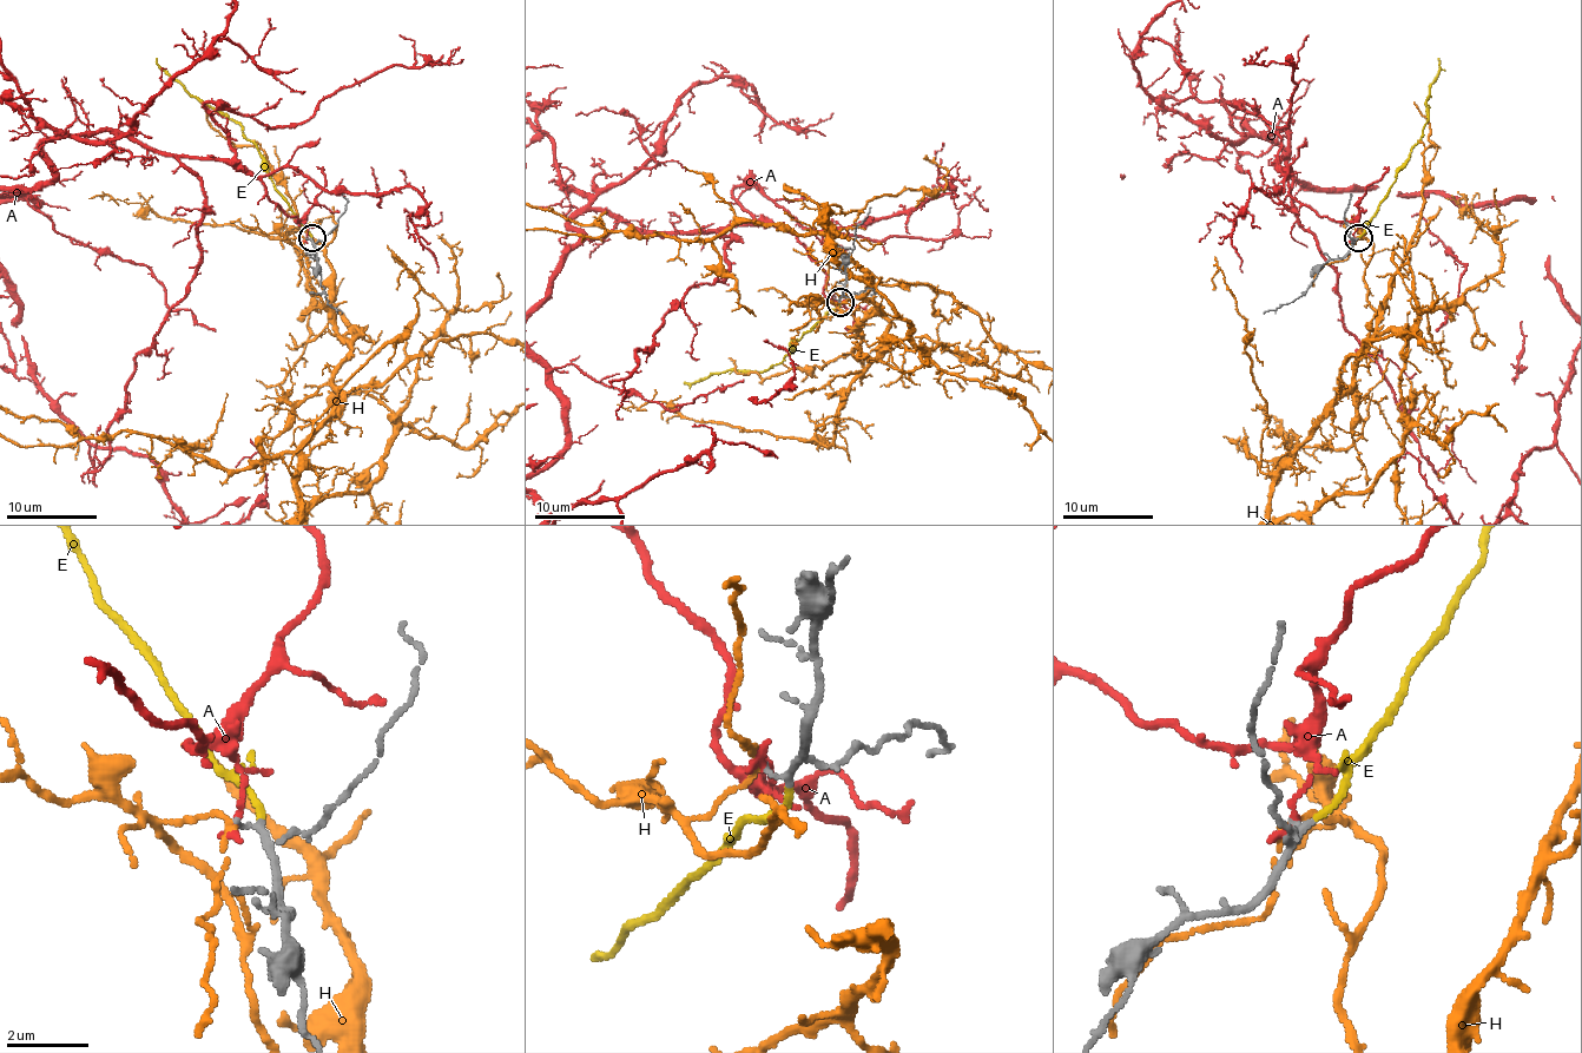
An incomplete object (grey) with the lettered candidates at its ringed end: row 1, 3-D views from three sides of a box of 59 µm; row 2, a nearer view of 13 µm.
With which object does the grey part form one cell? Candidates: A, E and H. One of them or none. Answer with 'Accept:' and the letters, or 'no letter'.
Accept: E

